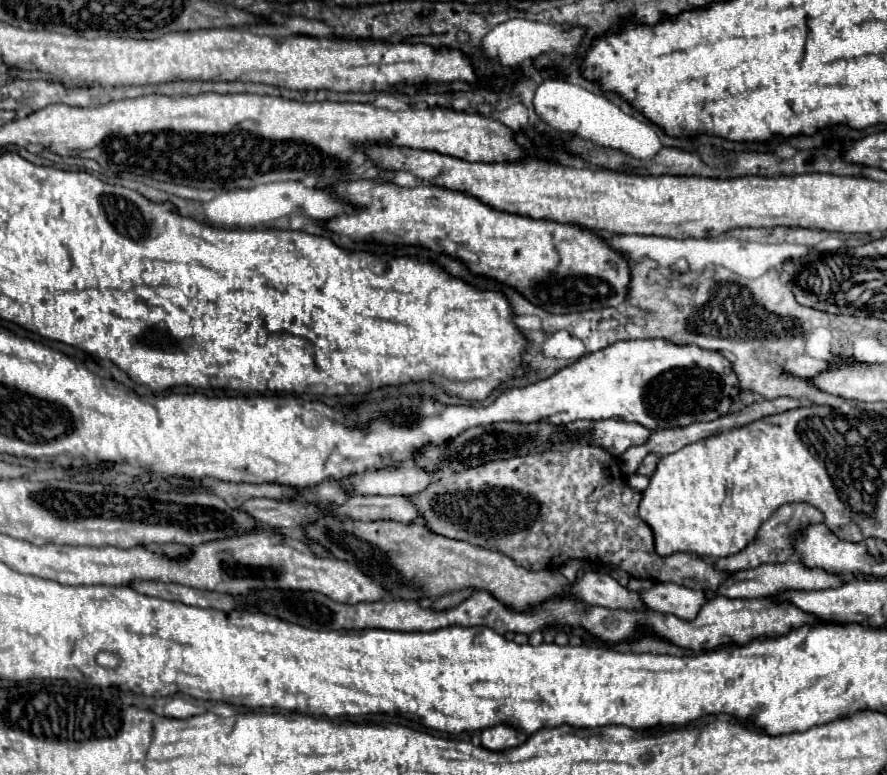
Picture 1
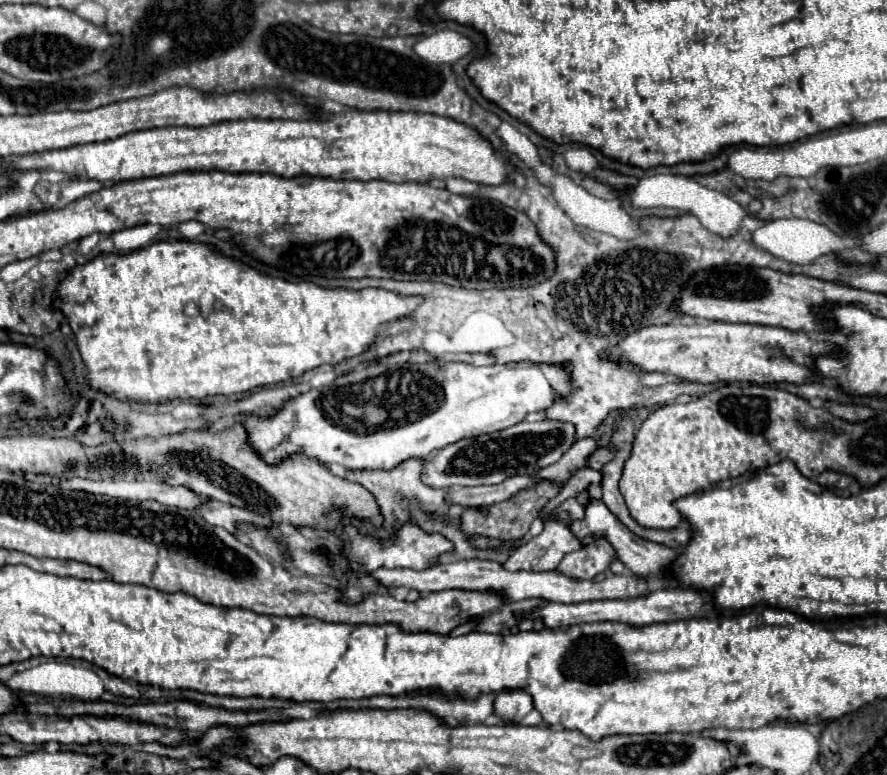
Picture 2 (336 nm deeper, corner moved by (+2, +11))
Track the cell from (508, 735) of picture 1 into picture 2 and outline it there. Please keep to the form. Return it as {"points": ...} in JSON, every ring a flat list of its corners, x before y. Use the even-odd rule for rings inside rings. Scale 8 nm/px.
{"points":[[502,691,494,699,494,713,510,723,520,723,532,711,532,697,522,691]]}

